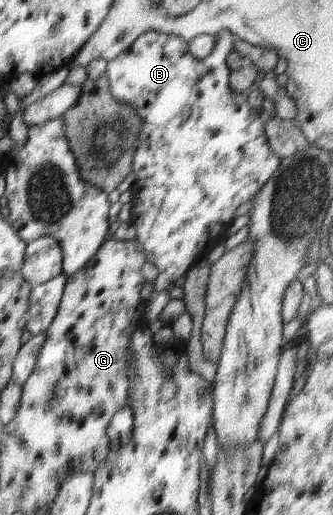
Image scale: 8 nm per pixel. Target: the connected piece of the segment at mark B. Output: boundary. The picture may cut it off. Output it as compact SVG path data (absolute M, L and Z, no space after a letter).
M228 29L221 30L217 34L215 47L213 51L204 58L197 59L189 51L188 42L182 37L174 36L169 33L151 31L142 33L137 39L121 52L117 57L108 60L106 67L106 77L110 86L110 92L121 103L129 104L131 108L137 111L137 115L142 121L142 127L138 135L138 146L130 162L131 171L137 176L131 189L134 191L133 204L135 213L132 215L131 222L135 225L136 239L143 246L142 251L146 255L146 261L152 263L159 270L159 276L153 283L155 292L167 290L181 276L189 272L189 268L199 259L203 259L214 247L225 240L226 233L234 221L235 210L243 203L251 201L255 194L265 185L269 178L279 167L282 158L280 158L268 146L266 131L264 130L264 121L259 117L258 111L248 105L246 96L241 96L231 89L229 79L231 79L231 70L228 68L227 56L234 50L234 34Z

